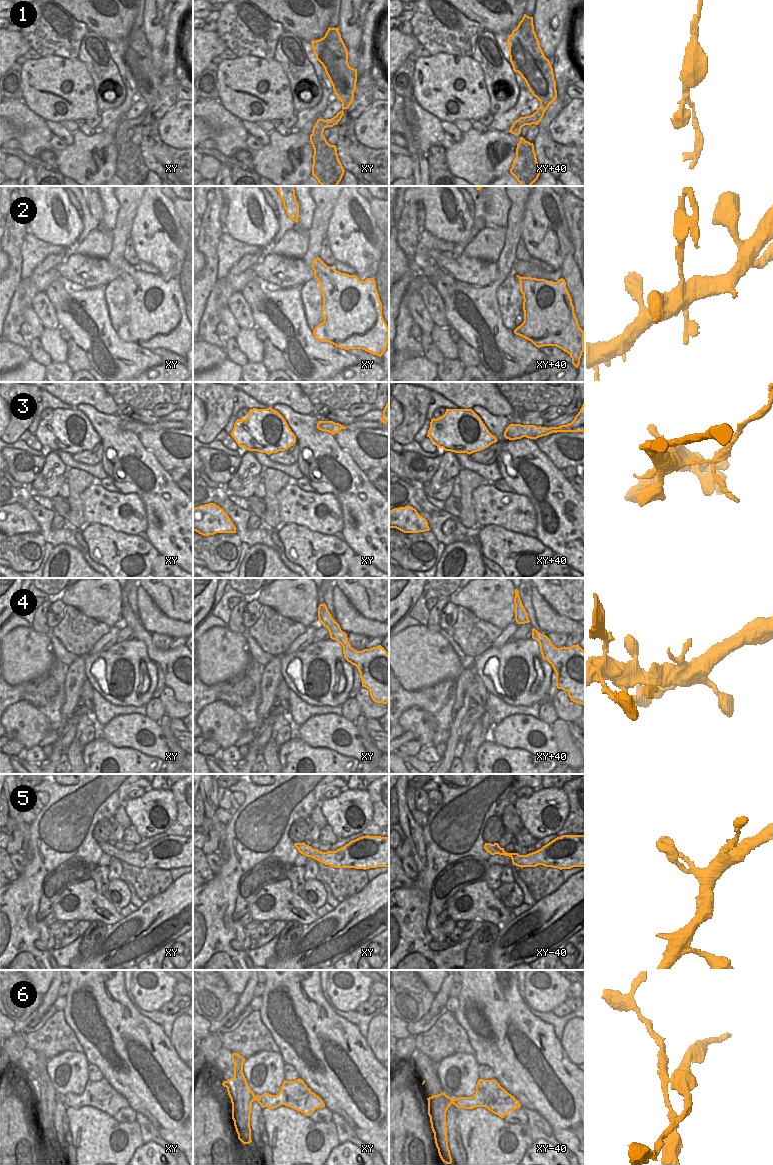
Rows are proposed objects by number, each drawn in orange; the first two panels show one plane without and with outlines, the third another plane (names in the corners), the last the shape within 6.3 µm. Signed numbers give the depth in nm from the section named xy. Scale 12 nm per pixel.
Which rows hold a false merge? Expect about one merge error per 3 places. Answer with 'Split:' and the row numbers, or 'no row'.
Split: 2, 3, 6

